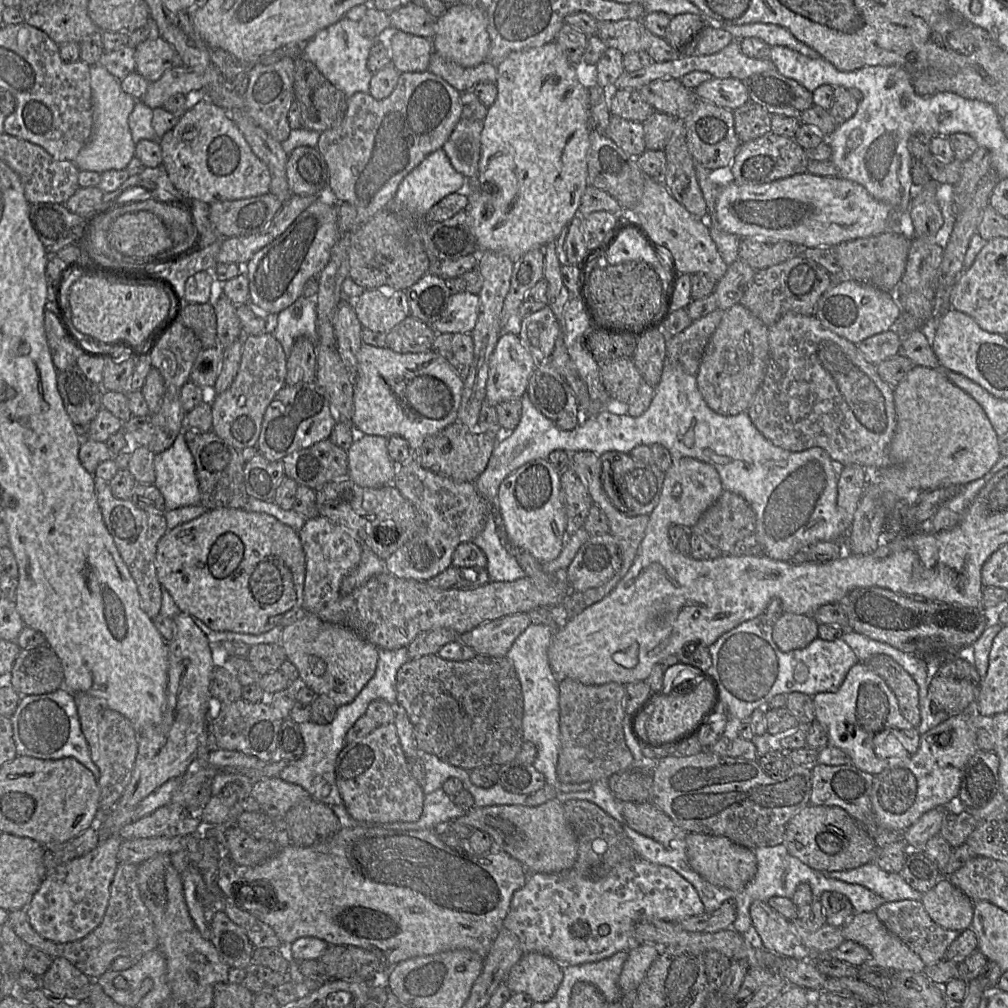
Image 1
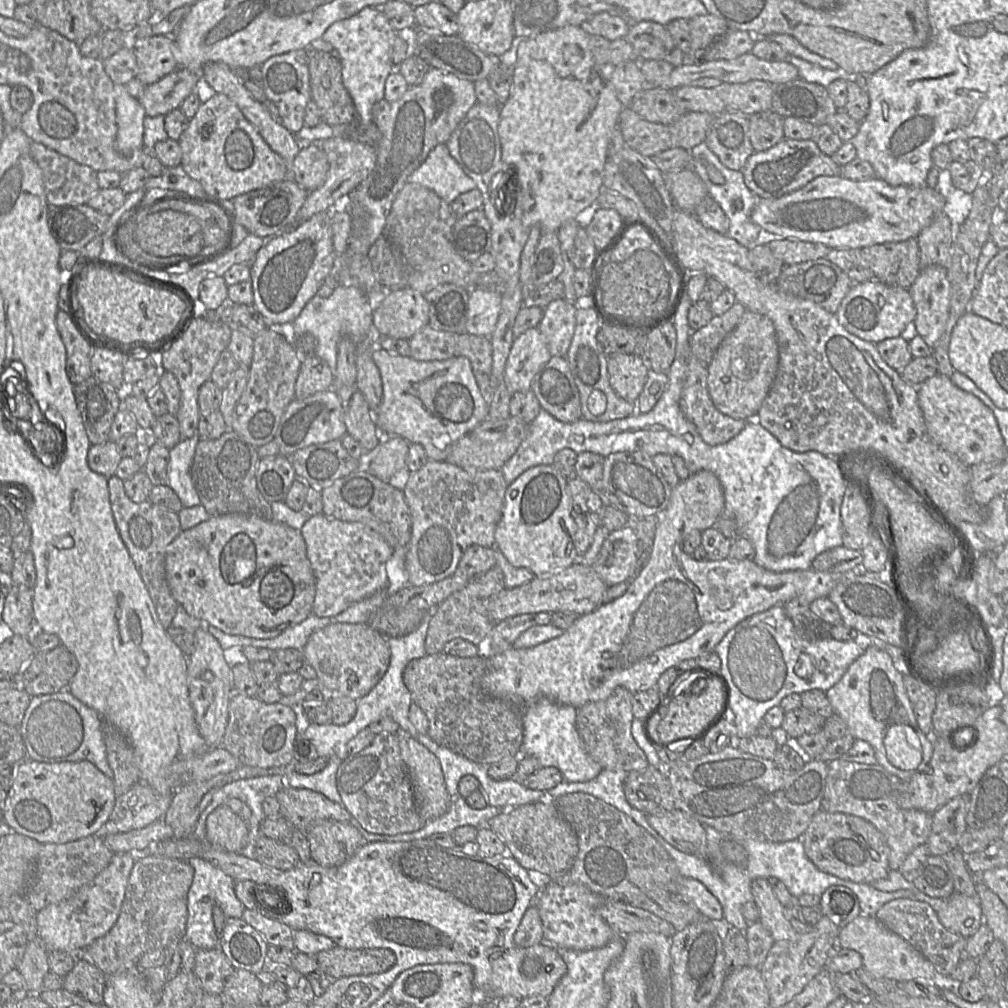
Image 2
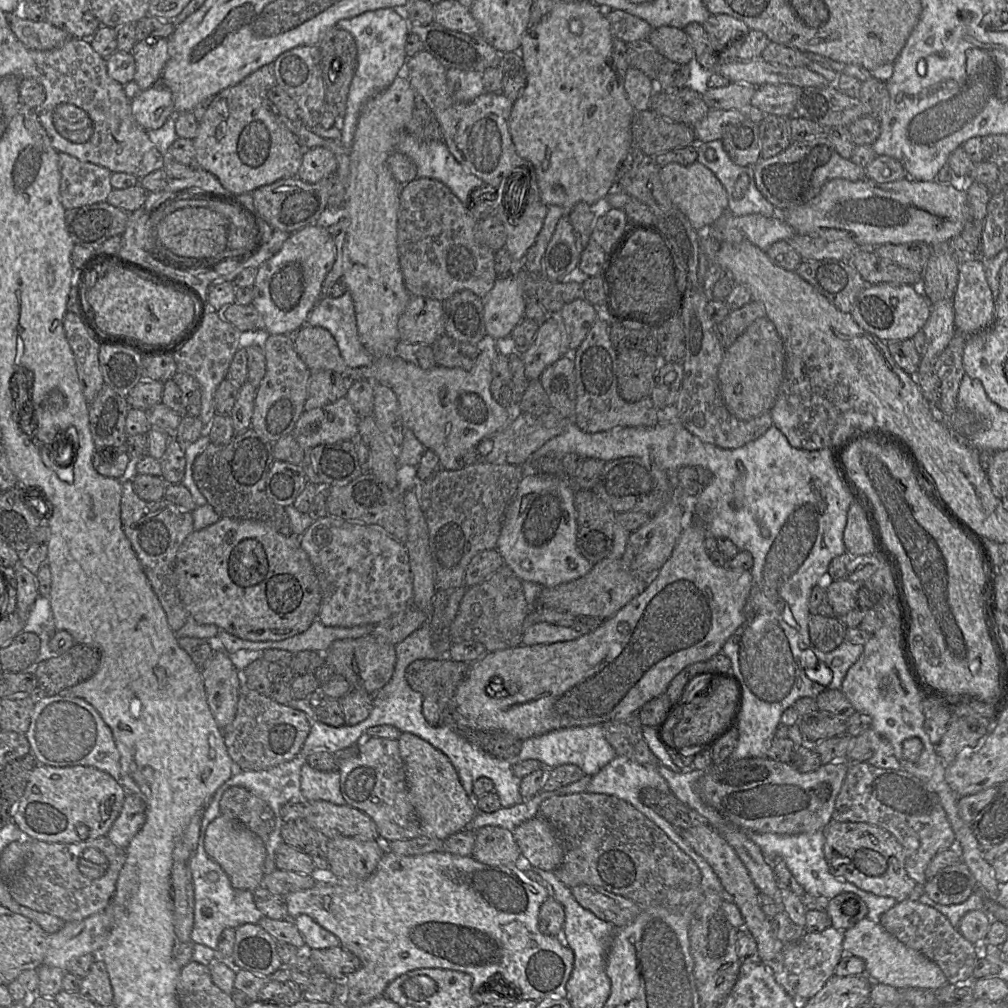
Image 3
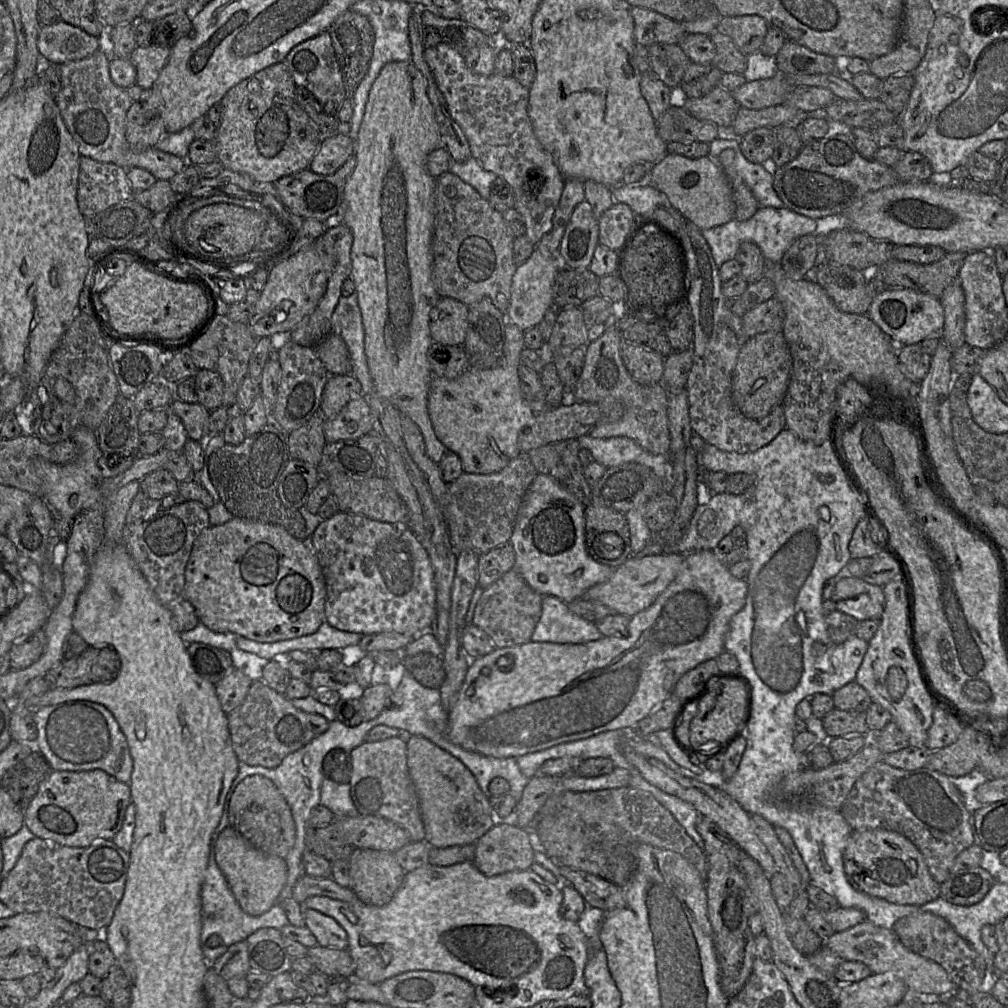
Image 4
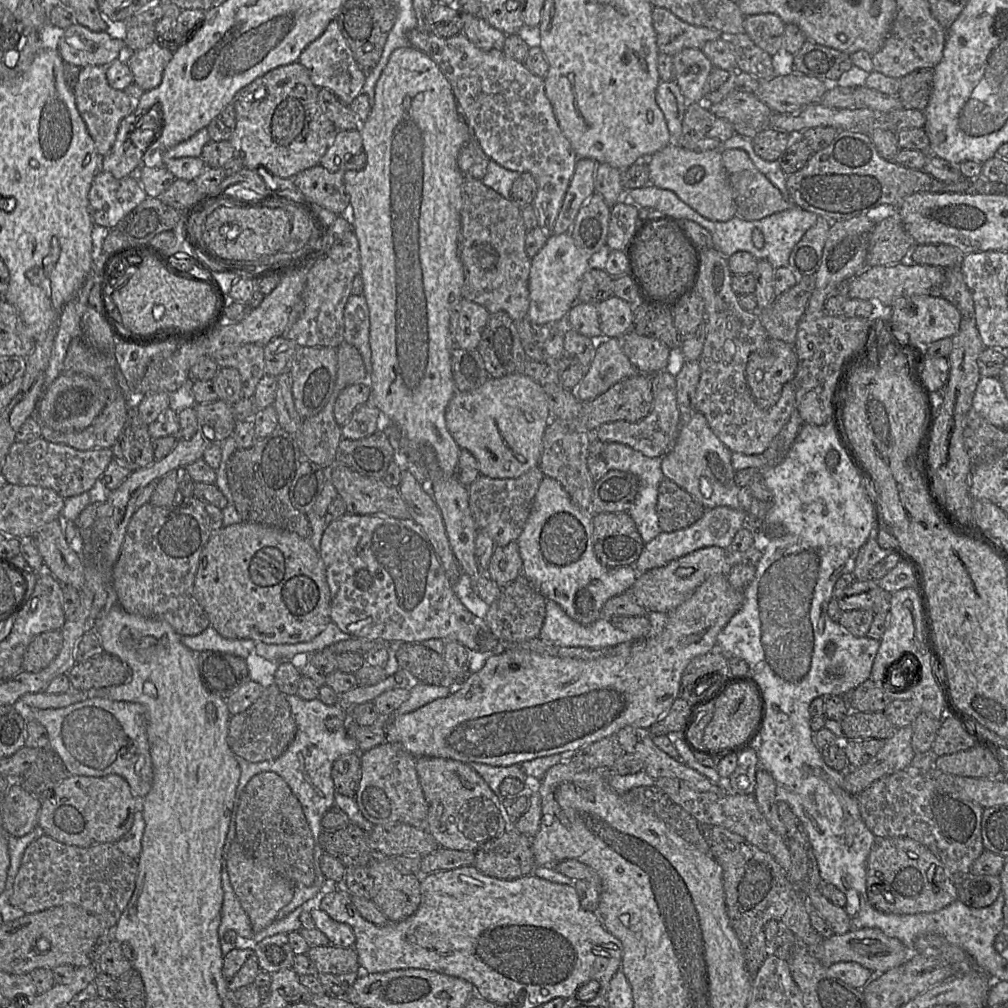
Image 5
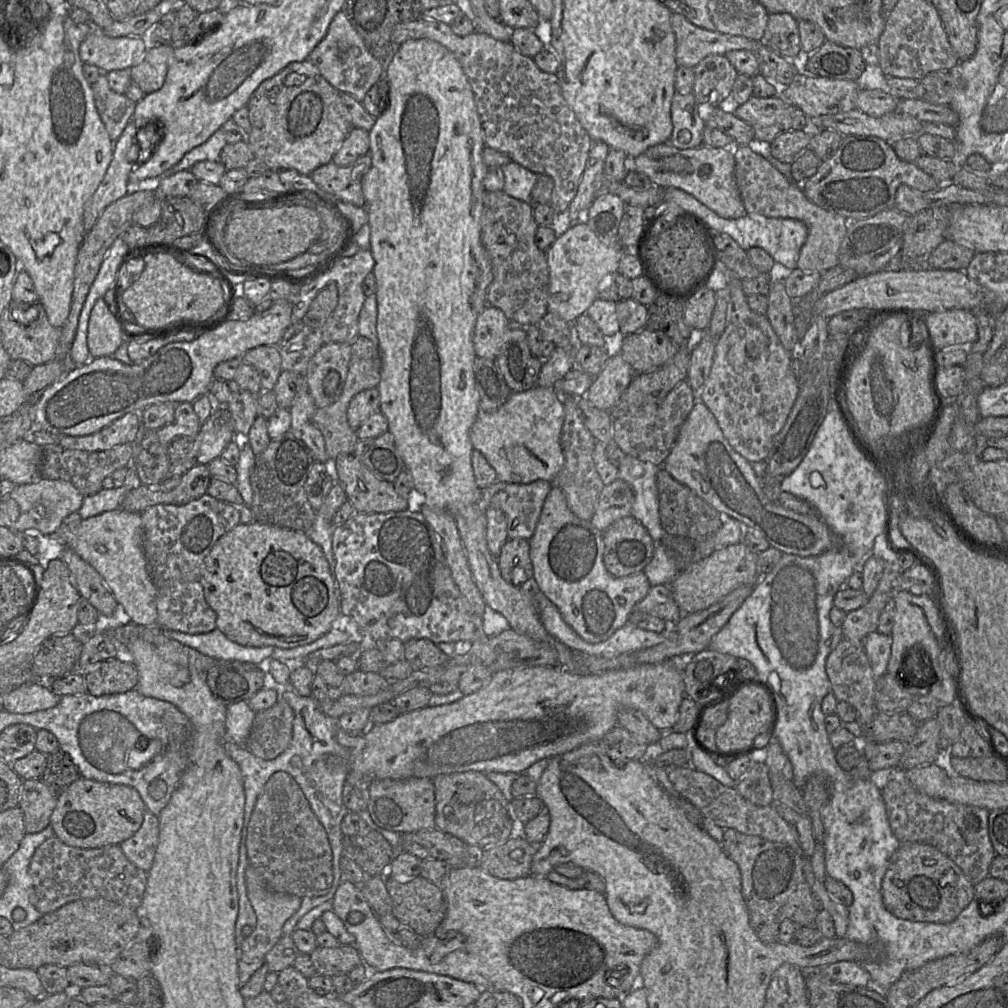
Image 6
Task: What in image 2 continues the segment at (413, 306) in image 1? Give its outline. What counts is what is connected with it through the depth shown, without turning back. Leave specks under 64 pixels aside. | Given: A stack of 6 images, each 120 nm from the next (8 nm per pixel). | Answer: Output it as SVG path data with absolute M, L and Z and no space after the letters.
M442 284L422 294L429 306L428 325L457 335L465 334L469 290L452 284Z

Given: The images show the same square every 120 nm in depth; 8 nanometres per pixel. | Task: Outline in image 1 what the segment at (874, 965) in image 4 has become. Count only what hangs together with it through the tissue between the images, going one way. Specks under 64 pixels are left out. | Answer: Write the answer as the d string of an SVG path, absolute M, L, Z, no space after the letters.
M874 911L854 913L842 928L842 935L844 940L852 940L867 948L873 962L880 967L895 971L909 970L914 973L923 973L926 967L926 964L914 951L884 926Z

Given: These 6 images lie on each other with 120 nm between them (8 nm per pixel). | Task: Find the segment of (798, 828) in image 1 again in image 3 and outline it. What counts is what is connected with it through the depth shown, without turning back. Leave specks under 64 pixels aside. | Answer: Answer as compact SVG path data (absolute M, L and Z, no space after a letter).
M831 820L822 830L825 837L825 844L824 844L824 856L826 859L826 862L828 864L829 870L833 876L838 878L841 881L847 881L854 885L856 885L858 888L873 893L878 896L884 896L884 897L892 897L899 901L903 901L909 898L915 887L917 886L917 883L912 880L905 869L905 856L902 845L898 842L898 840L887 830L871 825L864 822L838 822L835 820Z

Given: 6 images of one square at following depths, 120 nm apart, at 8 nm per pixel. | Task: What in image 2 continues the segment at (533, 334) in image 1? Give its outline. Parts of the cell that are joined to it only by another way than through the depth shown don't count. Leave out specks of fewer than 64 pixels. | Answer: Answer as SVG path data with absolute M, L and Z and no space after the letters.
M556 299L543 309L537 329L545 339L552 357L566 356L575 330L576 310L574 304L564 299Z

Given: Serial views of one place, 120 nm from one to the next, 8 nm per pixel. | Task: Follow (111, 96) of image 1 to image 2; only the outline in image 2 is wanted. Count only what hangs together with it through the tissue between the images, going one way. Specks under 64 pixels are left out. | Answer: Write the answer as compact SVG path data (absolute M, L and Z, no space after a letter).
M114 84L117 135L116 149L131 155L143 148L145 110L138 98L132 97L124 84Z

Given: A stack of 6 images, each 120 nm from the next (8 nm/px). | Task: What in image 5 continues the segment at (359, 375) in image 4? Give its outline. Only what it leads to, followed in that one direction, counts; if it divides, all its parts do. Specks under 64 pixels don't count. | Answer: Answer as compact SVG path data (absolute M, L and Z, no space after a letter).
M351 295L344 309L344 342L353 345L360 353L367 372L372 371L371 348L369 344L369 309L364 295Z

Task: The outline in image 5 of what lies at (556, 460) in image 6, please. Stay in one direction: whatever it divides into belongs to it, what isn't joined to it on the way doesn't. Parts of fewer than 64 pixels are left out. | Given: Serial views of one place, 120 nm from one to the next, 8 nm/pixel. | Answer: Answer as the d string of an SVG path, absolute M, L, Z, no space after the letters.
M524 373L490 377L475 390L457 391L445 413L449 433L461 449L468 450L476 458L480 475L496 479L517 478L531 468L538 467L543 449L542 439L551 419L543 386Z

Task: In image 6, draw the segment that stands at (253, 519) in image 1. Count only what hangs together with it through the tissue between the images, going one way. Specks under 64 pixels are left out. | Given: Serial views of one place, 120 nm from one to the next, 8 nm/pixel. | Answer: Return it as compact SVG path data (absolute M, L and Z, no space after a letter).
M250 522L238 524L232 530L221 536L213 545L201 566L200 581L207 604L216 614L216 628L229 640L246 647L277 647L281 649L305 646L319 639L340 622L340 591L338 583L331 572L329 563L321 548L310 540L305 533L291 530L273 524Z

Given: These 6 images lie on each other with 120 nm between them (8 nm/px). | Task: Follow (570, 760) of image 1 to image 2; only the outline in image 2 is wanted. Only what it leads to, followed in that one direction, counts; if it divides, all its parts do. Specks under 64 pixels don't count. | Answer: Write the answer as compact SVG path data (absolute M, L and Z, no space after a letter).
M617 687L606 699L589 702L576 713L576 728L585 750L603 769L639 770L649 766L648 759L631 733L634 716L632 693L624 687Z

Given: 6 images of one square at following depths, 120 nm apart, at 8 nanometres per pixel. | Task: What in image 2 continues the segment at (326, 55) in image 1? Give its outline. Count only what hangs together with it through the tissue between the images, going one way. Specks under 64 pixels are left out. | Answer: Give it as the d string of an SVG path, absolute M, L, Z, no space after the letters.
M382 6L366 7L348 19L335 22L321 37L332 45L341 61L342 81L355 106L355 123L344 128L344 136L348 138L372 124L372 108L384 99L386 79L392 72L398 72L391 61L396 31L390 27L381 8Z

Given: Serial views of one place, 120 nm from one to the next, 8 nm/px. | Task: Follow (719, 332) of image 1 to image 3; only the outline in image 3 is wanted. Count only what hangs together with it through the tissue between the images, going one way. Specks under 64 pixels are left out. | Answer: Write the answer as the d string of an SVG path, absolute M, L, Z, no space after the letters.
M762 317L751 323L736 341L726 348L718 369L722 398L729 412L743 421L770 412L784 378L785 362L785 346L773 322L768 317Z

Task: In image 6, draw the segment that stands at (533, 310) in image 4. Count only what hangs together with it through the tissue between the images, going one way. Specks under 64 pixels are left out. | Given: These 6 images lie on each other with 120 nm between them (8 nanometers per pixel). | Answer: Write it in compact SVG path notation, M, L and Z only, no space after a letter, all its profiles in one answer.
M584 223L574 224L564 234L557 236L552 246L546 251L550 276L548 312L558 315L569 323L574 323L580 315L585 314L593 301L598 298L605 284L615 273L618 273L622 251L618 243L602 242Z

